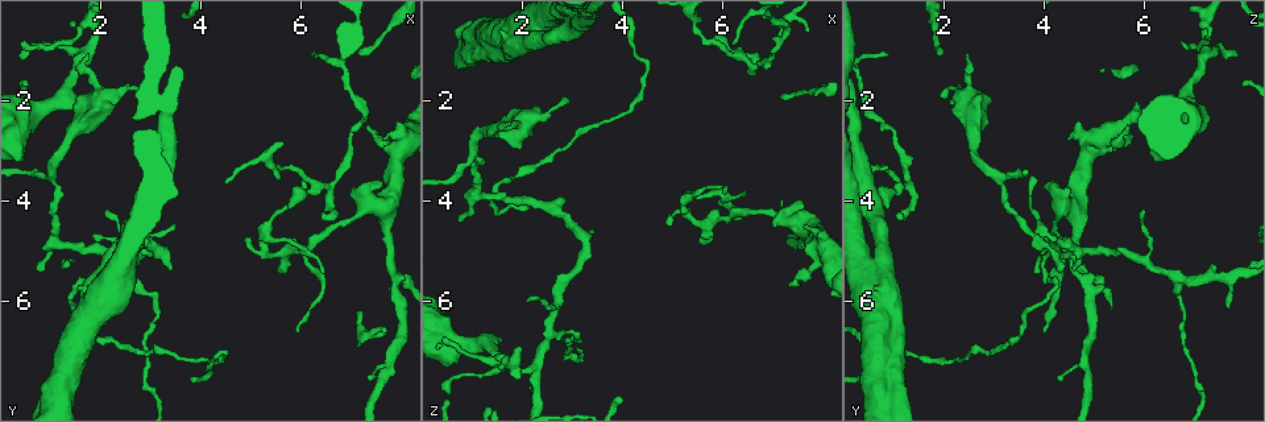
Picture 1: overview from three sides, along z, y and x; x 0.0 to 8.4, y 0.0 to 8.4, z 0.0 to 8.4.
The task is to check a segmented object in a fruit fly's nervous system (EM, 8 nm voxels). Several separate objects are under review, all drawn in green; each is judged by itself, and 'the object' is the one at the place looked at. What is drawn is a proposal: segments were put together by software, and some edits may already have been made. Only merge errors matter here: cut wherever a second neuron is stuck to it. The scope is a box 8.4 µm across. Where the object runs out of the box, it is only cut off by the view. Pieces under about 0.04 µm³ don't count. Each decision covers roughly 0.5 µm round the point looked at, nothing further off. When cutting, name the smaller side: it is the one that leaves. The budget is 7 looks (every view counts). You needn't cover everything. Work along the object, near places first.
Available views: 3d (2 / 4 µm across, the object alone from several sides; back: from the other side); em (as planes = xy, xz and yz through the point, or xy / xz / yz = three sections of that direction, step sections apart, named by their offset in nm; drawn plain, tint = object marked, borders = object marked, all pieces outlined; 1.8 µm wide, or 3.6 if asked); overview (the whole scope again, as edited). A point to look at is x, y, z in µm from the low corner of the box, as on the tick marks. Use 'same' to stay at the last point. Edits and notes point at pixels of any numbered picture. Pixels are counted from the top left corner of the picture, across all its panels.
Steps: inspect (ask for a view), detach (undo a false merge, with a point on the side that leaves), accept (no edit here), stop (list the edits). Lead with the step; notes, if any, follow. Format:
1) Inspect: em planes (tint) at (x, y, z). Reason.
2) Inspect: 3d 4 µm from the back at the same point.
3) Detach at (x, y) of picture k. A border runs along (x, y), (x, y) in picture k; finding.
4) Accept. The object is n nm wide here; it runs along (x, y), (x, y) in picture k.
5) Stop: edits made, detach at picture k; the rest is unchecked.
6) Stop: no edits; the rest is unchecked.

Inspect: em planes (plain) at (2.25, 5.30, 0.75). Sudden change in width.

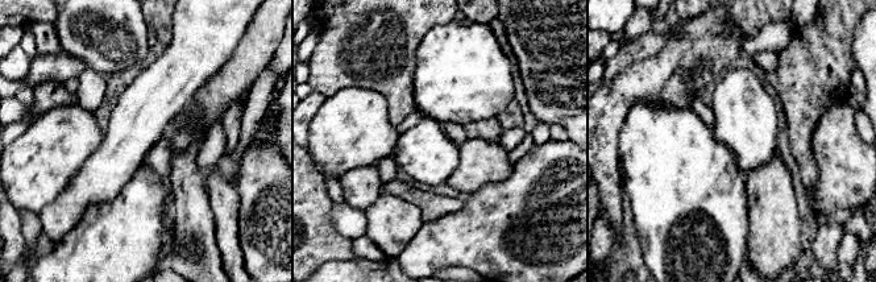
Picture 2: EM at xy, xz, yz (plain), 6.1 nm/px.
Inspect: em planes (tint) at the same point.

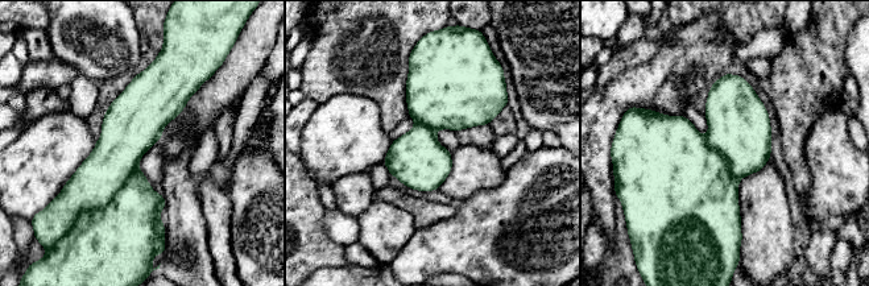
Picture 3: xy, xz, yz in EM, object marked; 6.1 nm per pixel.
Accept. One neuron here.

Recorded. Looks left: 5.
Inspect: 3d 4 µm at (1.15, 4.80, 3.85). Abrupt turn.

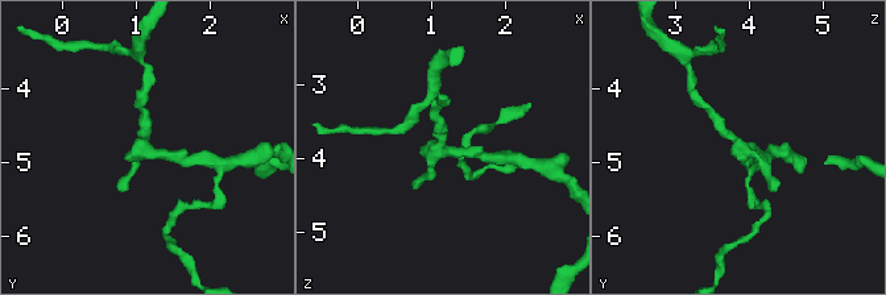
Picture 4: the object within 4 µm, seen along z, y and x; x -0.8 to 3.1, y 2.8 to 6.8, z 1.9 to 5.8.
Inspect: em xz step 4 (tint) at (1.15, 4.80, 3.90). Need the tissue.

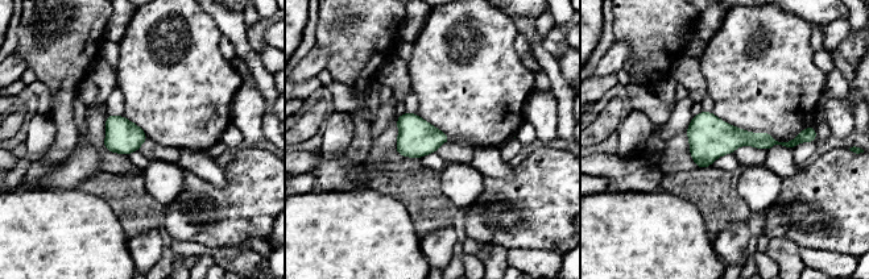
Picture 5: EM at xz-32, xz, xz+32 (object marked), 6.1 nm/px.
Inspect: em planes (tint) at the same point. Another direction.

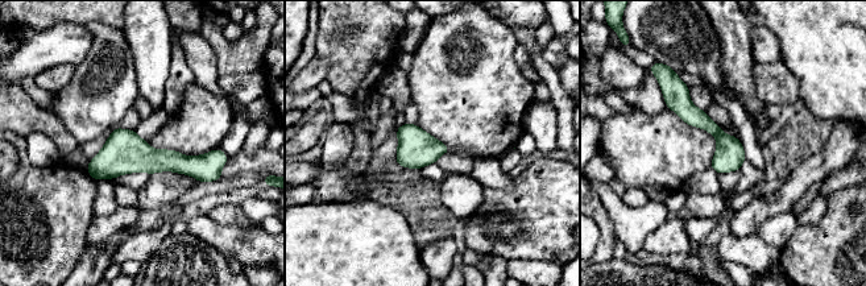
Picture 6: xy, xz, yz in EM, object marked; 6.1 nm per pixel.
Accept. The object is 190 nm wide here; it runs along (216, 154), (90, 169) in picture 6; all the same neuron.

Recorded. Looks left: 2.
Inspect: 3d 2 µm at (5.35, 5.05, 4.30). Narrows sharply.

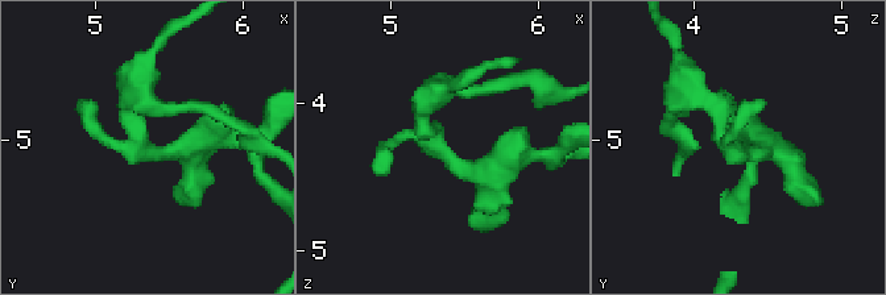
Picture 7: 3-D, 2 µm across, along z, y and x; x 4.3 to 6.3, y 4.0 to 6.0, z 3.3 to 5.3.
Inspect: em planes (tint) at (5.36, 5.04, 4.28).

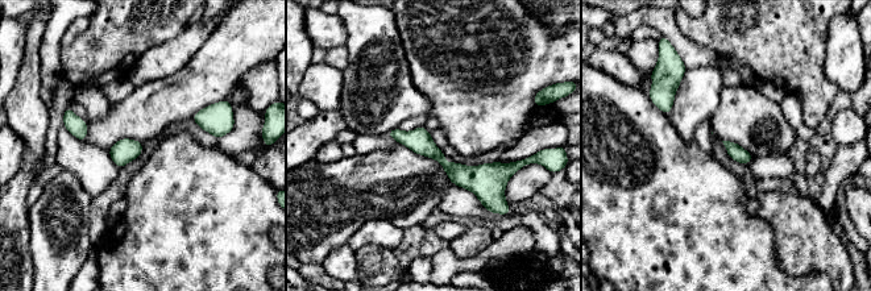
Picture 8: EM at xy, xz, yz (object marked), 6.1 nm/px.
Accept. The object is 90 nm wide here; one neuron here.

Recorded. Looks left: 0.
Stop: no edits; the rest is unchecked.

